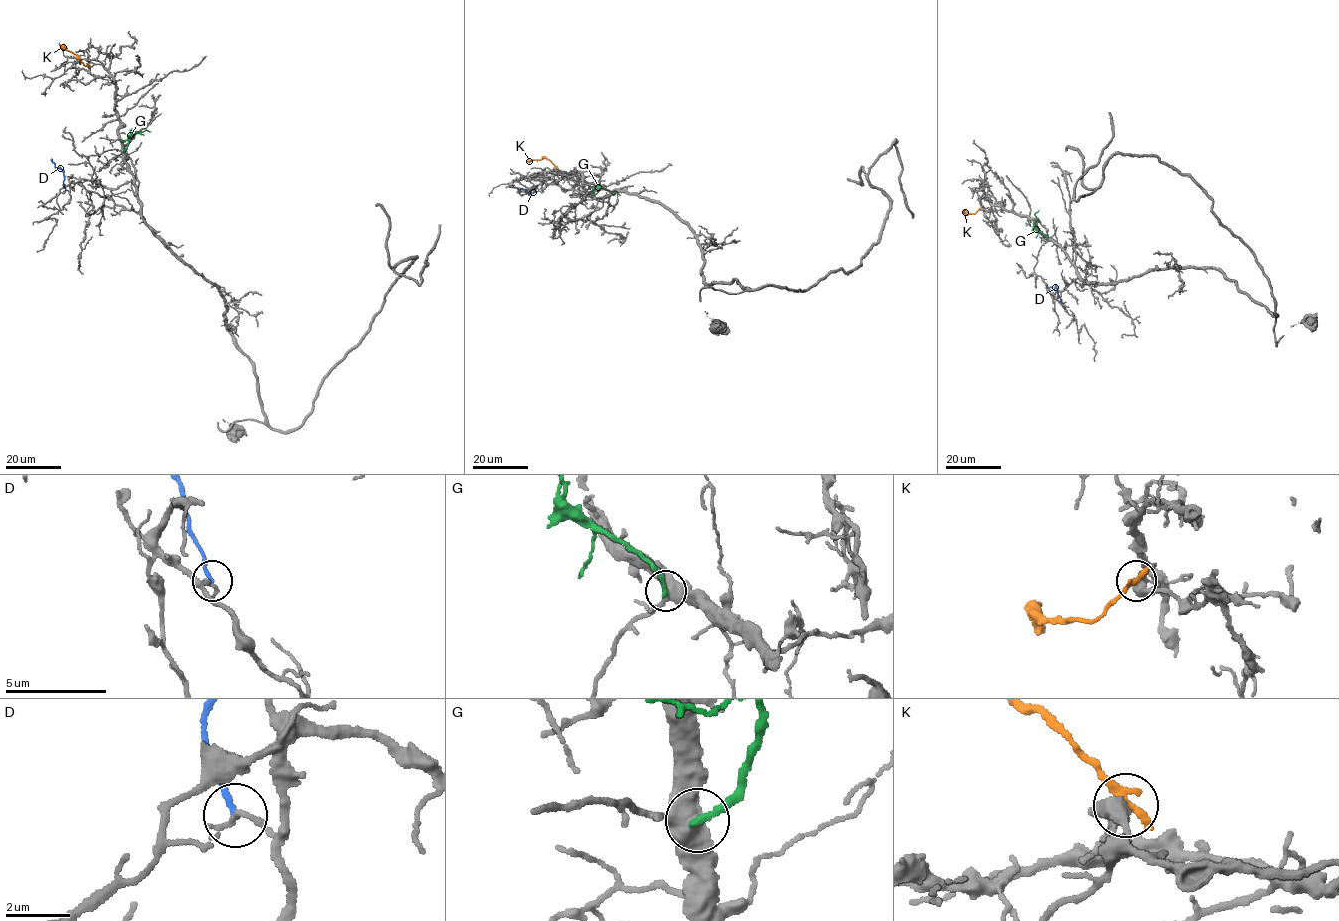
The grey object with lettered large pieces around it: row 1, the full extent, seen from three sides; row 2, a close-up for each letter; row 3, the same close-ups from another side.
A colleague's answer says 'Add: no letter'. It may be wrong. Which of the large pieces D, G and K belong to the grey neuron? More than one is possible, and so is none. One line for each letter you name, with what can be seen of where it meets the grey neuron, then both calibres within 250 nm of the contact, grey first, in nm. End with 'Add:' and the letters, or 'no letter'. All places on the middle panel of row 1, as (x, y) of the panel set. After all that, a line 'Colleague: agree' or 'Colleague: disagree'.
Add: no letter
Colleague: agree

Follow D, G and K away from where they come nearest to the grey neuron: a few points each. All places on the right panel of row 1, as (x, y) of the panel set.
D: (1061, 301), (1056, 286), (1046, 286)
G: (1048, 239), (1034, 227), (1035, 213), (1039, 210)
K: (980, 208), (970, 214), (963, 209)

